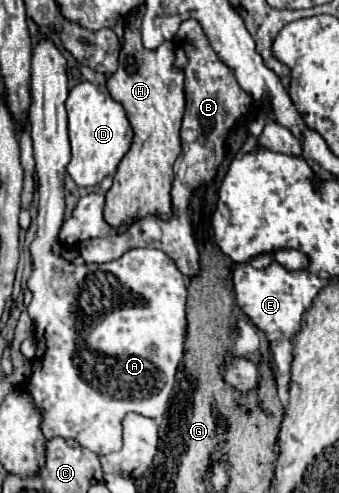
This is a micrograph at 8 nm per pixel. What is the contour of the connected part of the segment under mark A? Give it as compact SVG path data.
M43 28L43 38L37 40L35 48L33 48L33 62L31 62L31 108L29 108L29 120L31 120L31 138L33 138L33 156L35 156L35 174L37 174L37 194L39 194L39 202L37 202L37 234L29 246L31 252L31 260L33 260L33 272L27 280L27 288L33 292L33 300L27 308L33 324L35 324L35 340L37 340L37 356L33 358L33 372L31 378L27 382L27 388L35 400L35 404L41 408L43 414L43 434L45 438L73 438L75 442L79 442L83 448L95 452L97 456L105 456L111 452L121 450L121 422L125 418L125 414L135 412L141 416L149 416L159 420L167 406L169 406L169 396L173 392L175 386L175 376L177 376L177 368L183 360L183 342L185 342L185 302L187 302L187 280L185 276L177 270L175 262L161 250L153 250L153 248L135 248L129 250L127 254L123 254L121 258L113 260L113 262L105 262L105 264L83 264L83 266L75 266L67 260L63 260L61 256L57 256L53 252L53 246L59 242L57 234L65 222L65 172L67 172L67 164L71 158L71 146L69 146L69 136L67 136L67 112L65 112L65 100L69 94L69 76L67 76L67 60L61 54L61 50L57 48L57 44L47 36L53 28Z

